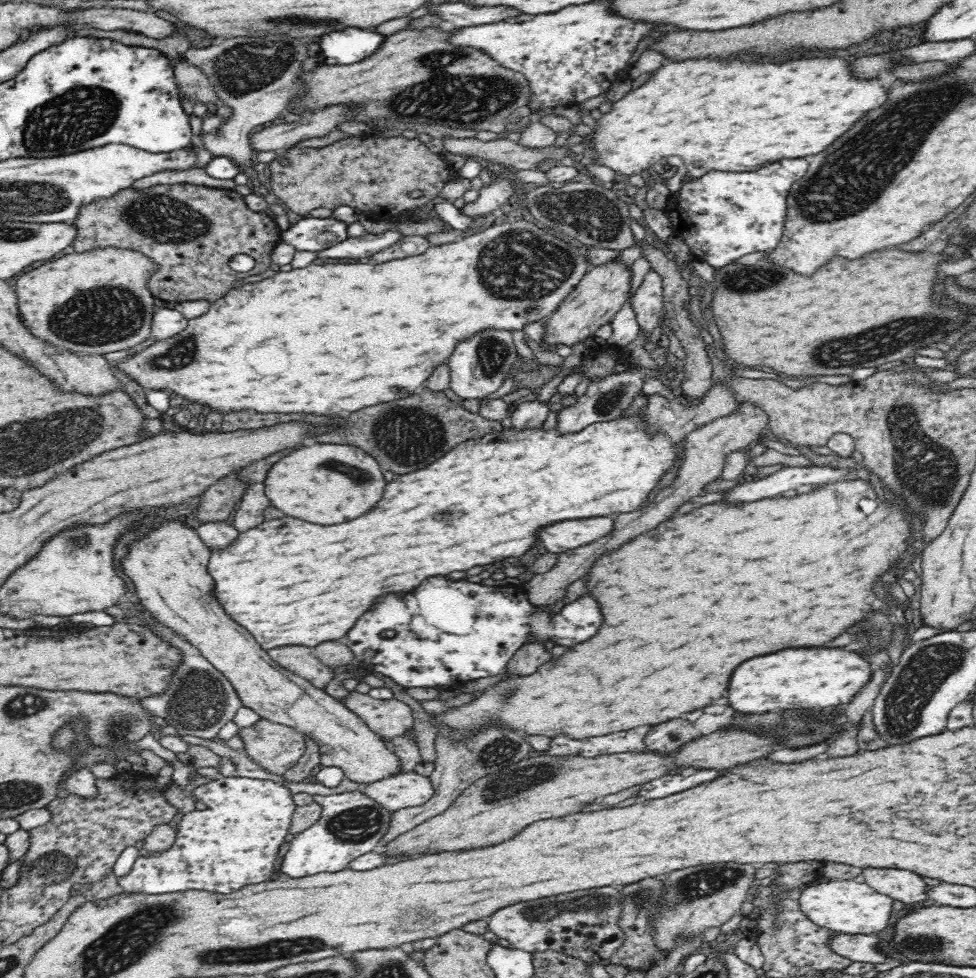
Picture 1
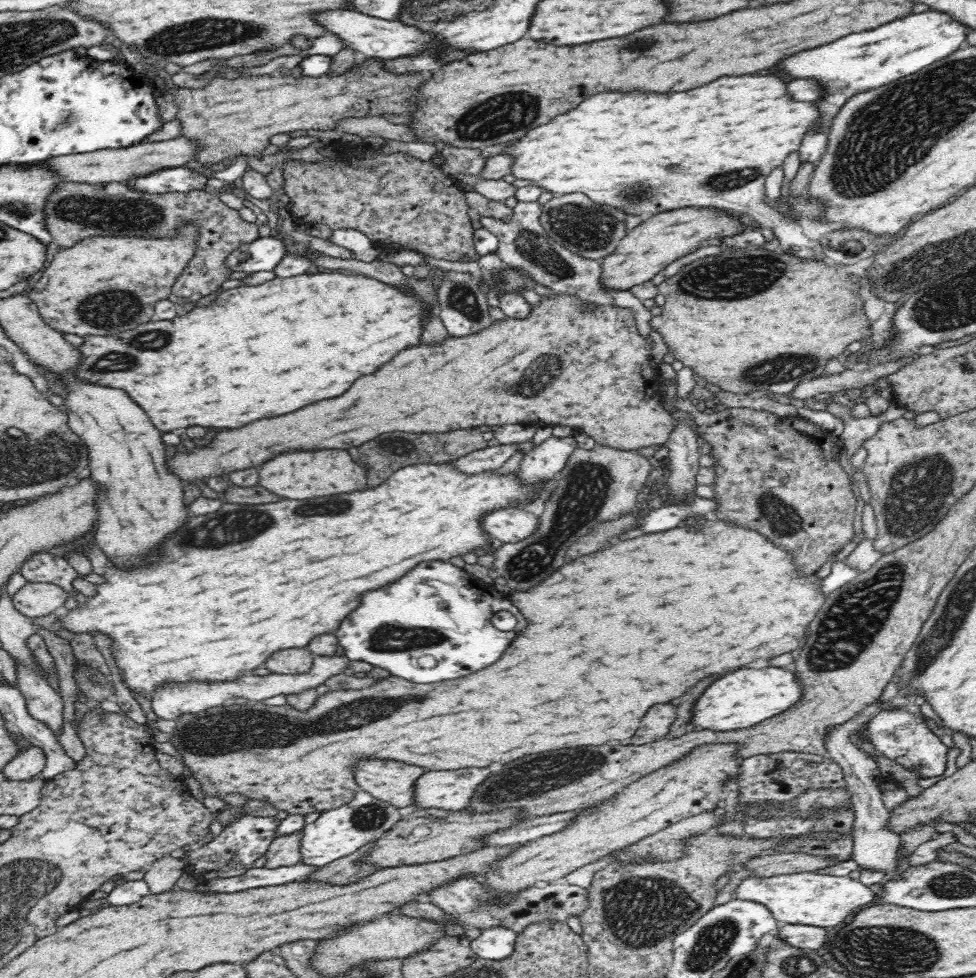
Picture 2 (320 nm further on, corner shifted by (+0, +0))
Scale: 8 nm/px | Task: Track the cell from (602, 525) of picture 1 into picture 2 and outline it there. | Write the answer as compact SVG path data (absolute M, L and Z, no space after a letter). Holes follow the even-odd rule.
M494 508L488 516L480 518L480 527L488 532L493 544L524 540L536 526L538 517L516 508Z

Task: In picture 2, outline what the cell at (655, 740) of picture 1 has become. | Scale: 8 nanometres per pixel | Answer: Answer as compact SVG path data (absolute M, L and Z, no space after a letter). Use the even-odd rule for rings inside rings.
M658 704L654 708L650 708L650 712L644 716L640 728L636 730L636 734L632 736L632 744L640 746L664 739L668 734L670 724L676 720L676 706L672 704Z

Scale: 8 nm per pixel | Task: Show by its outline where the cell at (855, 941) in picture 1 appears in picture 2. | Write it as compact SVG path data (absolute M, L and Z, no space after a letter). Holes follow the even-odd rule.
M782 923L773 934L788 945L807 950L820 948L828 938L828 932L824 928L804 924Z

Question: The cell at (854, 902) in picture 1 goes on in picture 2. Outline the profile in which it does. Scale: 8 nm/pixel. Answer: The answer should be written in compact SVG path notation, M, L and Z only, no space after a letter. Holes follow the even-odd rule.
M817 872L752 875L744 879L733 892L734 898L758 902L766 906L780 924L804 924L828 928L846 923L846 918L875 902L876 890L846 876L833 876Z

